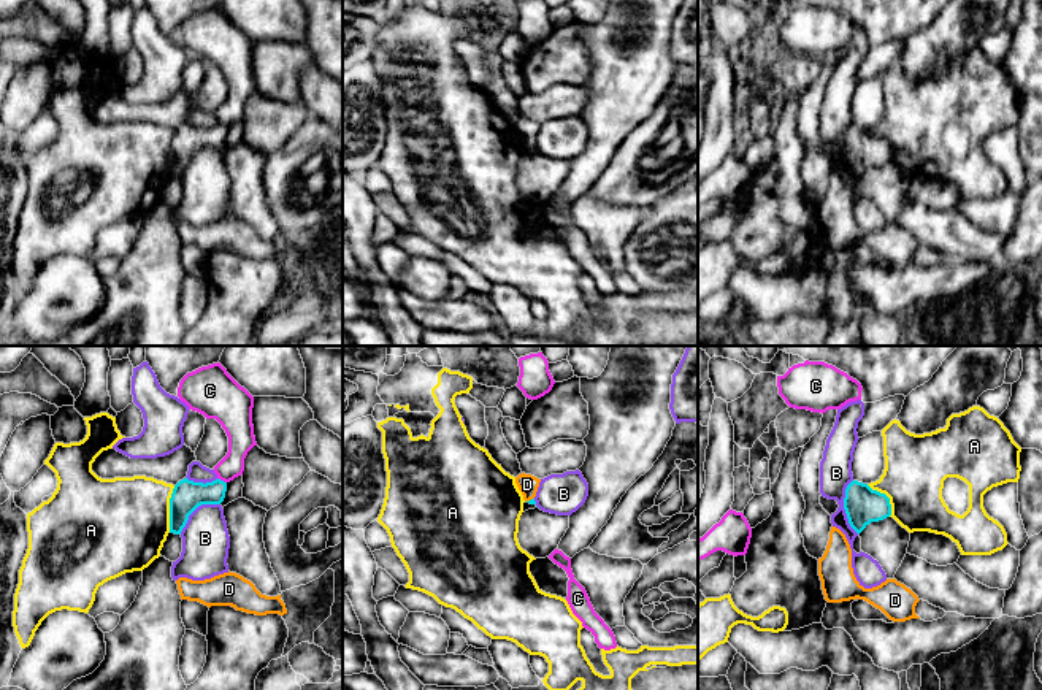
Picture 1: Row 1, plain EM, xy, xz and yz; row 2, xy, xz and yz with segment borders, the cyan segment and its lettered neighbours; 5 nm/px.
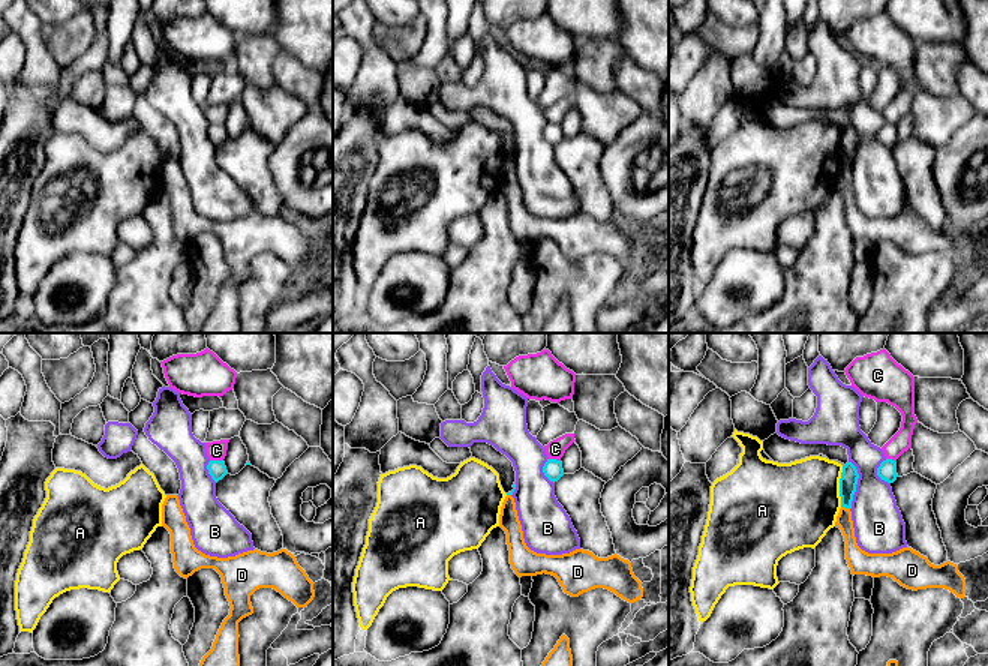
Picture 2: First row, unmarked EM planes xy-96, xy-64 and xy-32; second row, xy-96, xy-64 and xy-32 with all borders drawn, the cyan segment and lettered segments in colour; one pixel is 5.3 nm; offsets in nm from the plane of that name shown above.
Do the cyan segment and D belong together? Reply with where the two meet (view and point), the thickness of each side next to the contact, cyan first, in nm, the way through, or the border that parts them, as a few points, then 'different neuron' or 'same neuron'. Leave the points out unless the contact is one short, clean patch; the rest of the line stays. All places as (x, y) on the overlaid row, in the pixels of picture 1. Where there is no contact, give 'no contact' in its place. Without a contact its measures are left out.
contact xz (530, 500); calibres 30 and 100 nm; border xz (533, 497), (527, 502); different neuron

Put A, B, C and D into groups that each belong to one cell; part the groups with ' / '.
A / B / C / D

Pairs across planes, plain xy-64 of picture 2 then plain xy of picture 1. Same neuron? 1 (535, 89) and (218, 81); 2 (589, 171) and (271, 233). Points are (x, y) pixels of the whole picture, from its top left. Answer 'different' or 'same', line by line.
1: different
2: same

